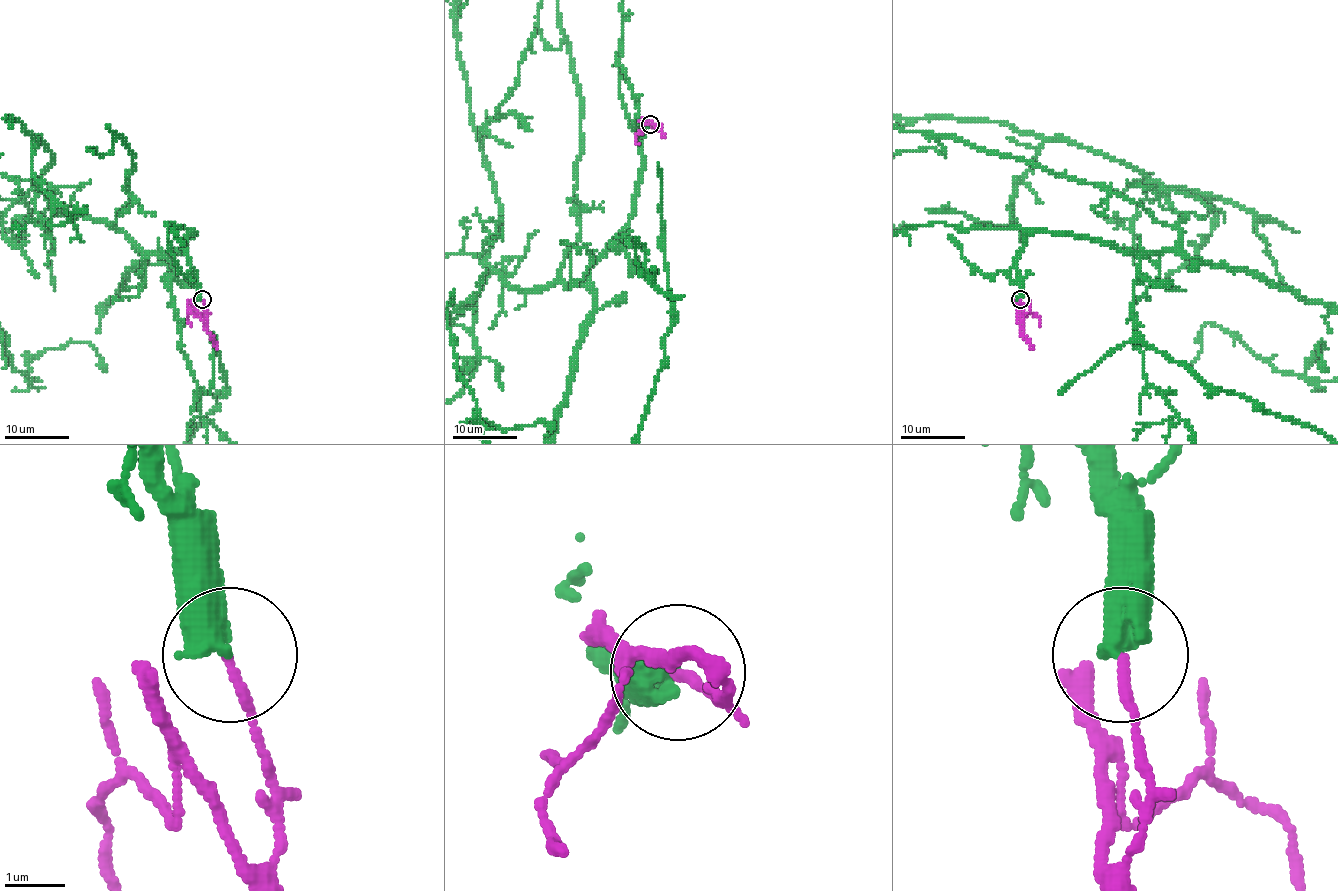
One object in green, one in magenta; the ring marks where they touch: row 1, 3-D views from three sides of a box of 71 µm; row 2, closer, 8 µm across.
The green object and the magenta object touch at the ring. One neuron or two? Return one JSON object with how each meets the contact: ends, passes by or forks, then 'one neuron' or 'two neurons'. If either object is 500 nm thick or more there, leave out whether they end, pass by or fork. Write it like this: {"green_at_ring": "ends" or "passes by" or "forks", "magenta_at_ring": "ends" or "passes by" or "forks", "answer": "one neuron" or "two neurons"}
{"green_at_ring": "ends", "magenta_at_ring": "ends", "answer": "two neurons"}

